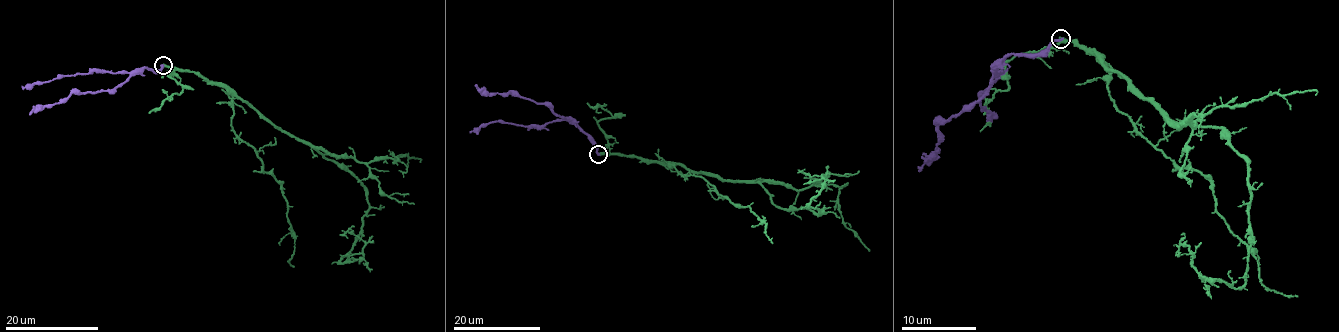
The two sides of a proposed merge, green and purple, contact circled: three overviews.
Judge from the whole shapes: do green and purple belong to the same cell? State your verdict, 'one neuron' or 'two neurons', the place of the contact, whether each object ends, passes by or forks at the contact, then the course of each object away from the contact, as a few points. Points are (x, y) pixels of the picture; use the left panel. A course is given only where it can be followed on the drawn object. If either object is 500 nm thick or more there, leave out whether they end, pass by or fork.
two neurons | (163, 65) | green ends | purple ends | green via (163, 65), (228, 85), (344, 165), (369, 206), (343, 263), (363, 256), (365, 242), (348, 231), (347, 238) | purple via (163, 65), (157, 71), (144, 67), (110, 91), (74, 92), (57, 103), (37, 106), (29, 114)

